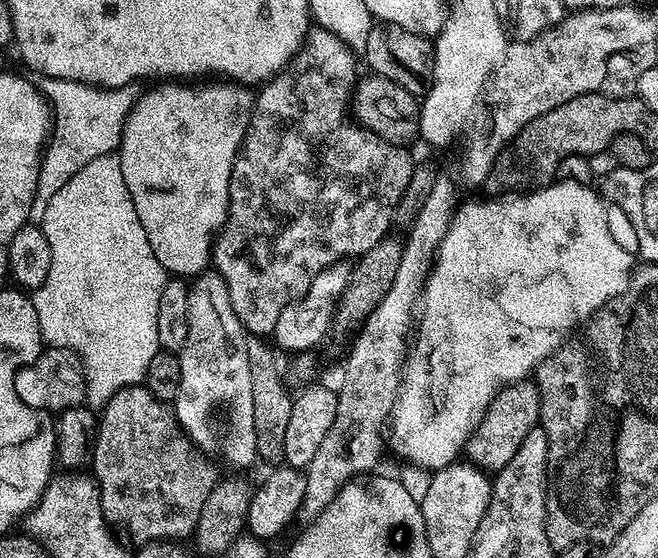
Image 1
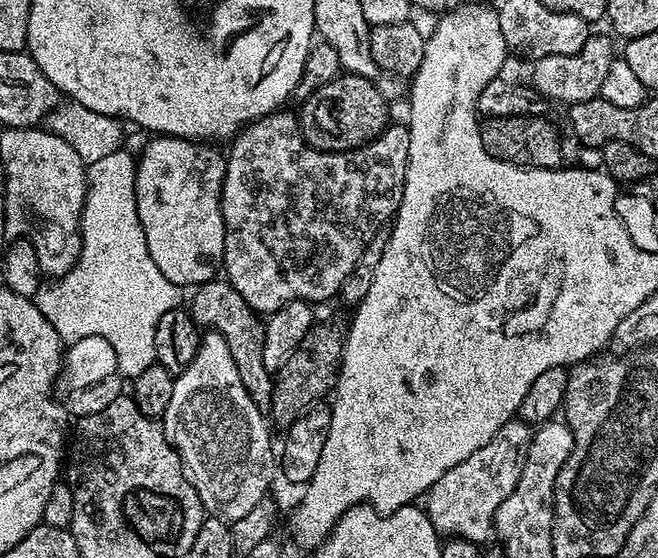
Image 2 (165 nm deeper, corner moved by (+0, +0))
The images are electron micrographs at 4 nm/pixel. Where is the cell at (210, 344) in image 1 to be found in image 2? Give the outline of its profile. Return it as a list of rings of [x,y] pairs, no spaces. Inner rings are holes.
[[[208,330],[201,335],[194,362],[174,379],[174,394],[170,397],[170,406],[166,406],[162,423],[166,438],[179,454],[184,471],[204,503],[205,513],[229,522],[246,518],[246,514],[269,495],[268,487],[278,476],[278,456],[274,448],[272,452],[272,436],[268,433],[270,424],[243,386],[238,366],[234,366],[234,358],[230,358],[230,346],[226,346],[226,338],[222,338],[220,332]]]

